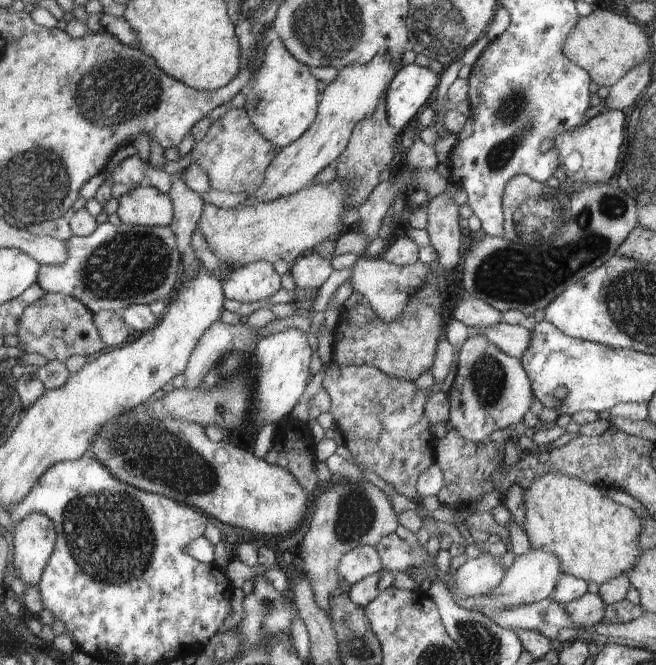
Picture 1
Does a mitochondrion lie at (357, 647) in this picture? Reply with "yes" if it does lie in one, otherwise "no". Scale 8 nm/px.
yes

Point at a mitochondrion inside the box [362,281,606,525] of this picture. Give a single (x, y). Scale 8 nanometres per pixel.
(486, 378)

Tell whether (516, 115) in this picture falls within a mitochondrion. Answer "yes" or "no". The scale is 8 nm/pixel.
yes

